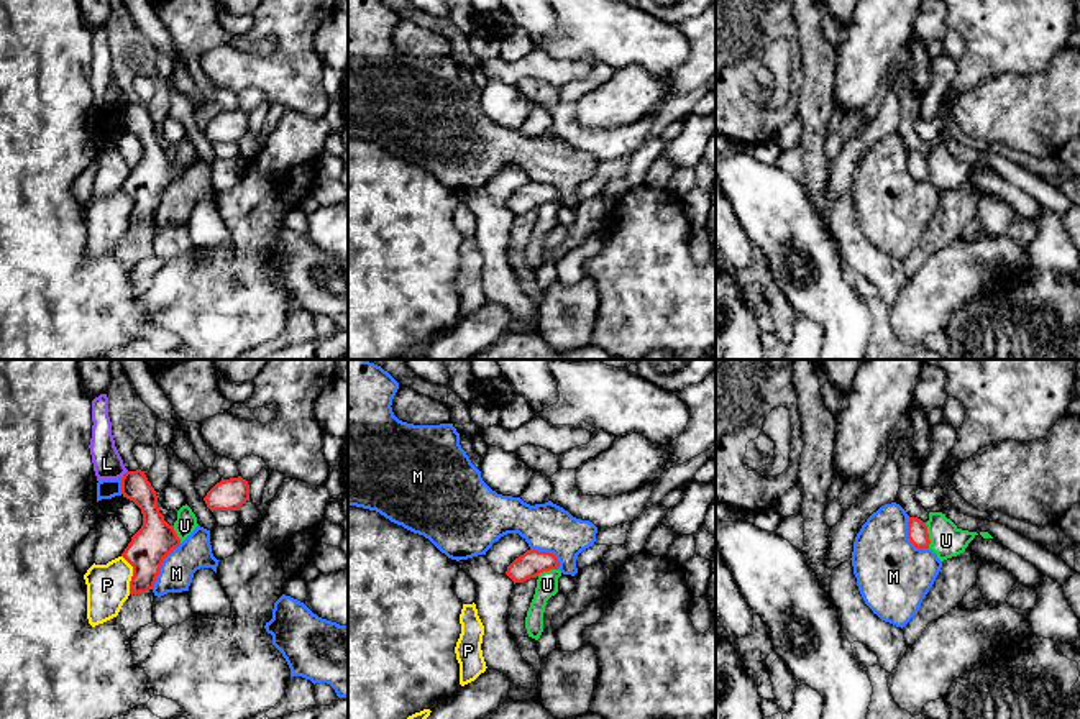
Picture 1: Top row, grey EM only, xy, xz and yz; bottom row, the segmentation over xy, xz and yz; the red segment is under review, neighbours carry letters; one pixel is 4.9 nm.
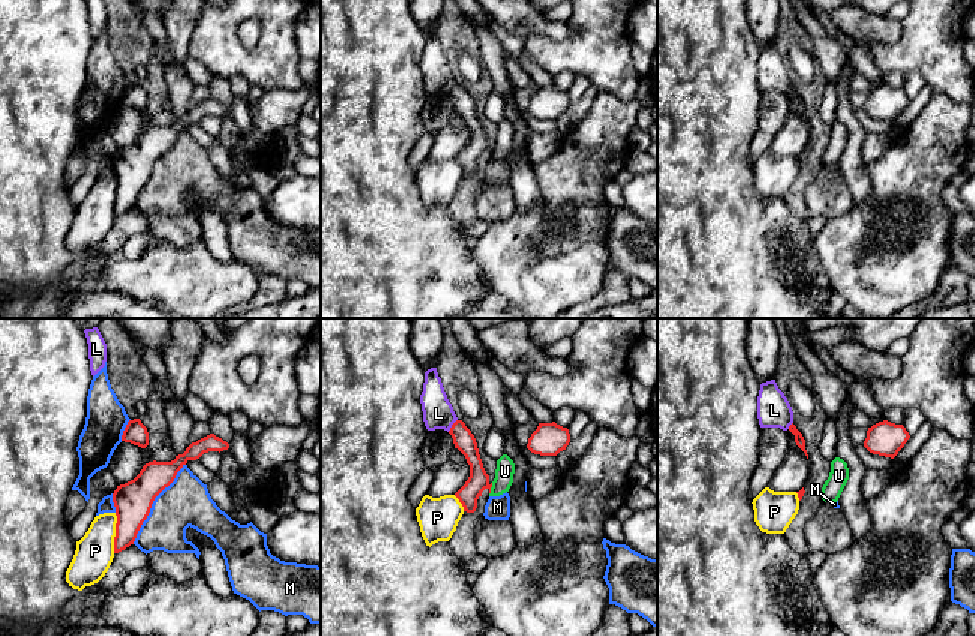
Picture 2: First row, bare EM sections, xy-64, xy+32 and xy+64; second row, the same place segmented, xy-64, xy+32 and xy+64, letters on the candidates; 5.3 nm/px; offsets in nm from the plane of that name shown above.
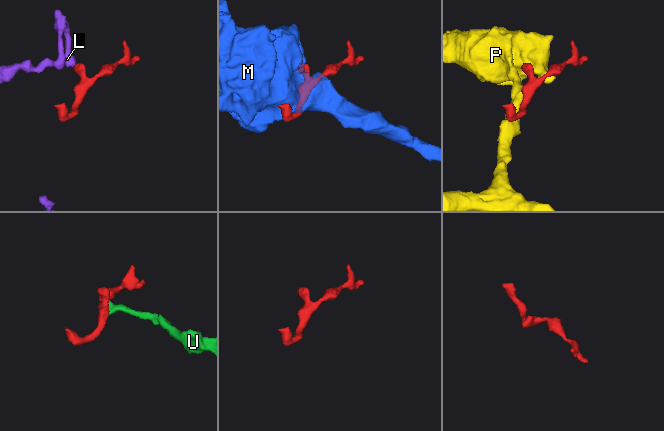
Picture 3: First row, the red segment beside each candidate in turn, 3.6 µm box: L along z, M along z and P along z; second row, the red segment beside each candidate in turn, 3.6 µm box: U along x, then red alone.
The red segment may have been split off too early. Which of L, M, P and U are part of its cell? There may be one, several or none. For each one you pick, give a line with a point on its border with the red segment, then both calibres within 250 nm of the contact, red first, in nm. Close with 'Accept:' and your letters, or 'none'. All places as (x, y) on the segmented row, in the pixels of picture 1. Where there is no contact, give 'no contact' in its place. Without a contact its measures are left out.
Accept: none

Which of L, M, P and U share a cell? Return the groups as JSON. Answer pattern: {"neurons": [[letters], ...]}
{"neurons": [["L"], ["M"], ["P"], ["U"]]}

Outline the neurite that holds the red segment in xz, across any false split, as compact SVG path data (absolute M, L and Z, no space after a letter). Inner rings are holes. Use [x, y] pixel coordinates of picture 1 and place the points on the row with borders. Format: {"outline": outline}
{"outline": "M530 548L507 566L506 575L515 584L535 578L543 571L558 570L558 566L560 561L553 553Z"}

